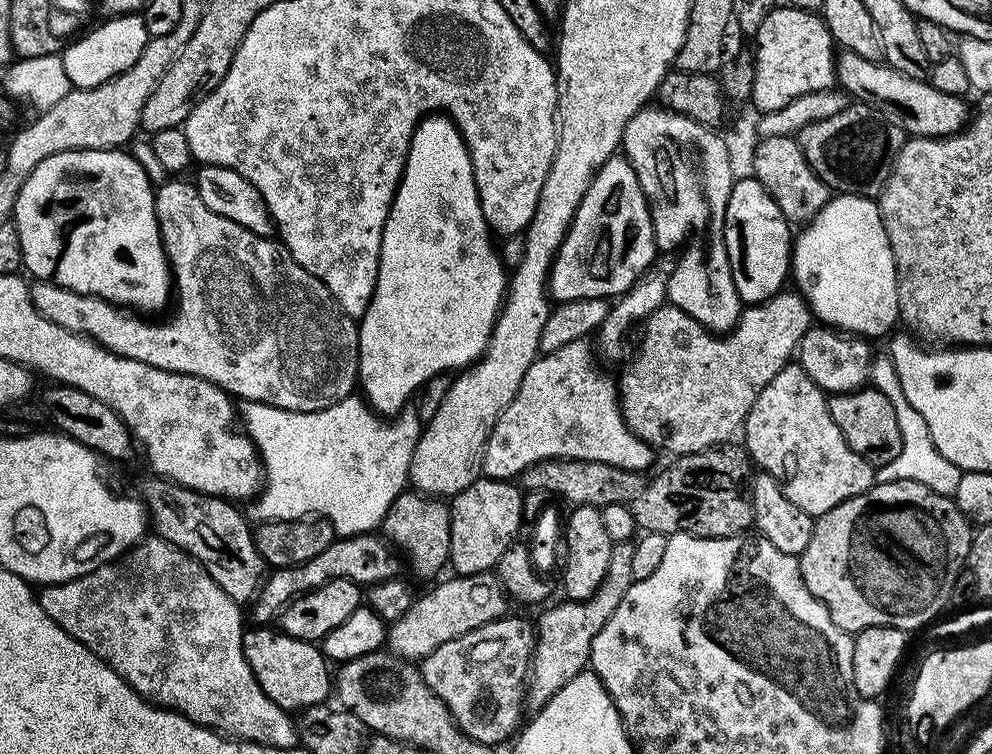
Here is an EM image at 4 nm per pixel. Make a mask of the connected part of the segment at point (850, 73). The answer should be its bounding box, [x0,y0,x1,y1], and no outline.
[836,51,970,137]

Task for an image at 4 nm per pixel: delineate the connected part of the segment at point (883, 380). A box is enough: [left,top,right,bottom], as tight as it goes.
[868,354,961,496]

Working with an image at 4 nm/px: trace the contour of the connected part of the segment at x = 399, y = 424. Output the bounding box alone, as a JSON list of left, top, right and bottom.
[240,394,422,537]

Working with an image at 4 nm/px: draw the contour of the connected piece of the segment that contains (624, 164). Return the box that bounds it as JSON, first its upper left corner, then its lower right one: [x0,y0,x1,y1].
[548,154,658,302]

